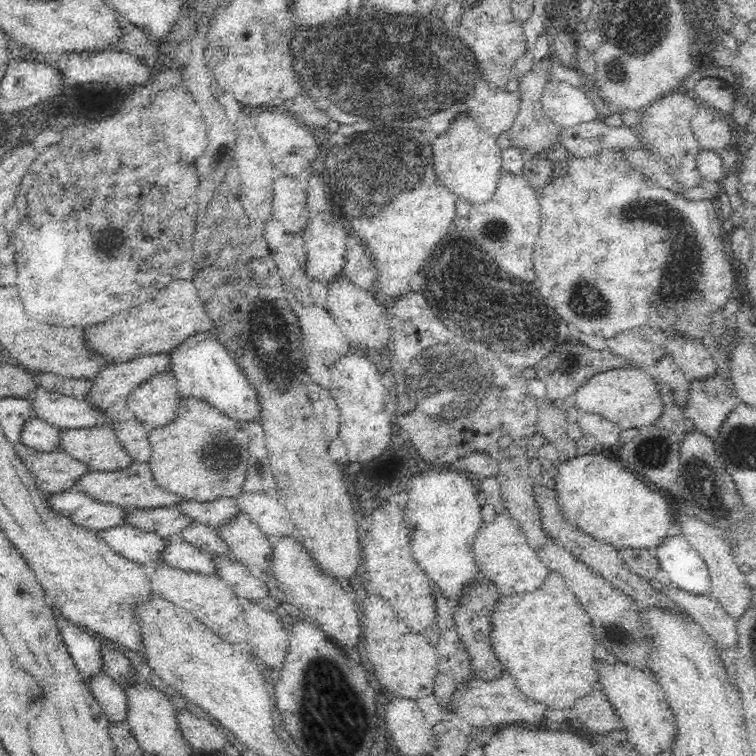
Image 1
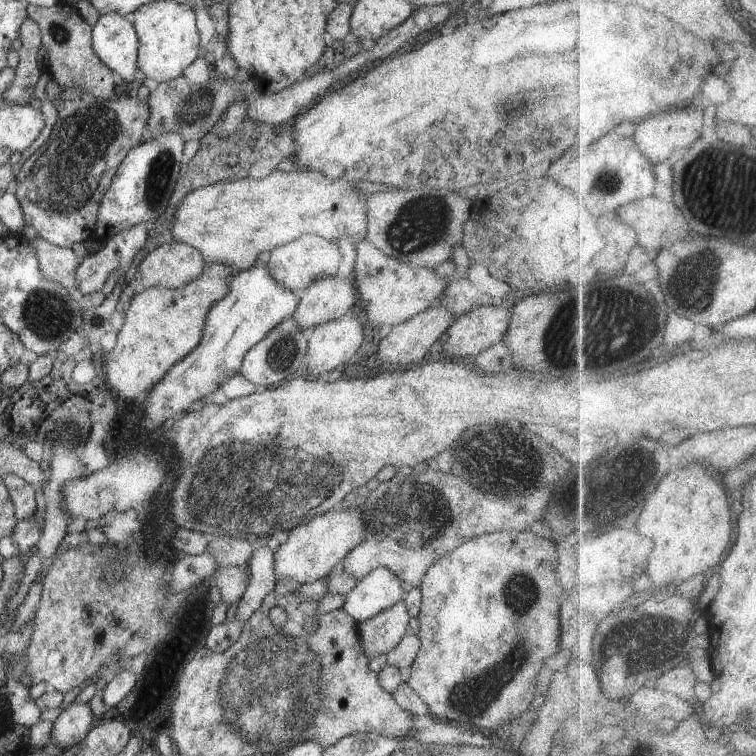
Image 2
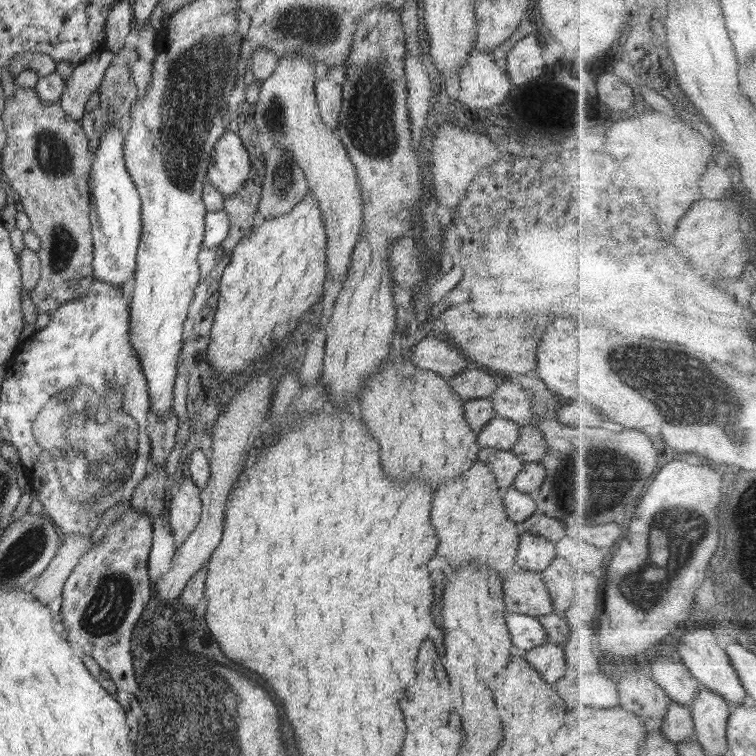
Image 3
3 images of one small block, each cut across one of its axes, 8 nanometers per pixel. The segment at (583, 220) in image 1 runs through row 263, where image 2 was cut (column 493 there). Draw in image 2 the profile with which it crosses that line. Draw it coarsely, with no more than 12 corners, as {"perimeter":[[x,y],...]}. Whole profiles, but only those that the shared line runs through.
{"perimeter":[[484,534],[424,573],[405,683],[497,736],[560,636],[556,548]]}

